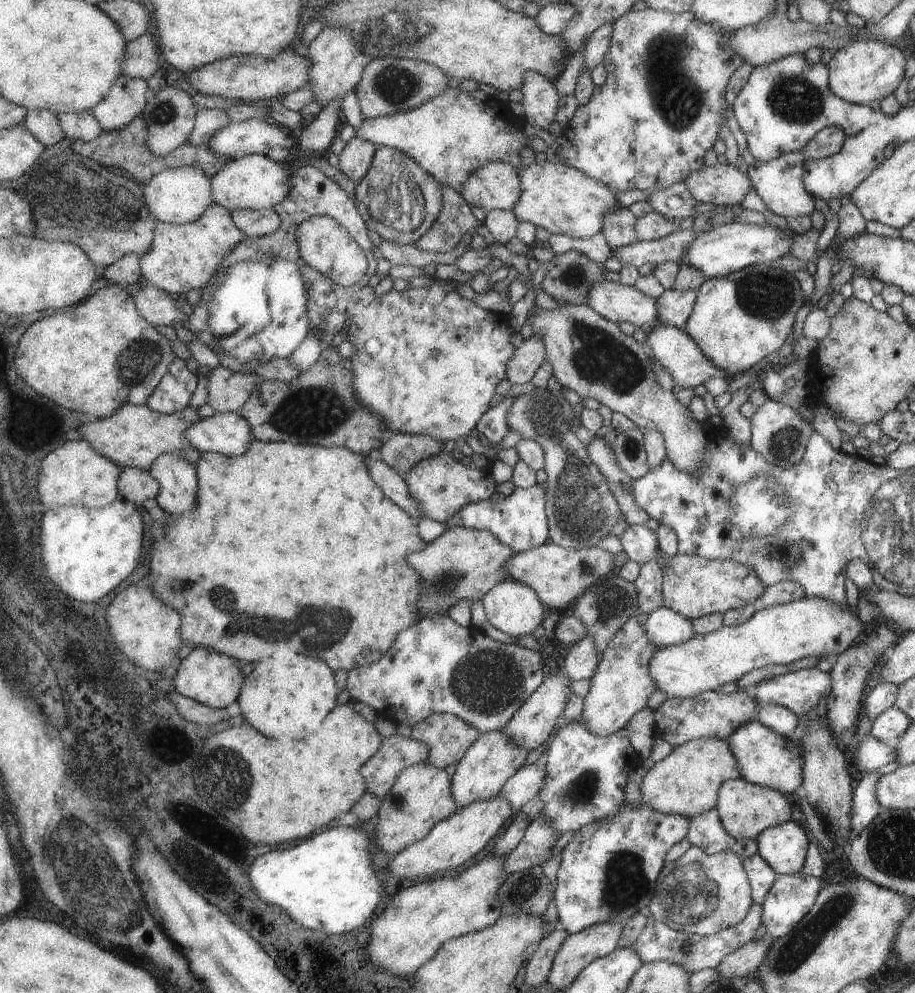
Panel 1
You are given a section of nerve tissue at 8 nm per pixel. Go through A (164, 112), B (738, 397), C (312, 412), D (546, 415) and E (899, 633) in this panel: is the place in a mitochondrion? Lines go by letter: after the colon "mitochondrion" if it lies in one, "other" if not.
A: mitochondrion
B: other
C: mitochondrion
D: mitochondrion
E: other

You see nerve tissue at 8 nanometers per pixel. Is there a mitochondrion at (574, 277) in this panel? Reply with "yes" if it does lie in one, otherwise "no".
yes

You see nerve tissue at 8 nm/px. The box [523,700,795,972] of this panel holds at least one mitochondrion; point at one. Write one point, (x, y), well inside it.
(692, 895)

